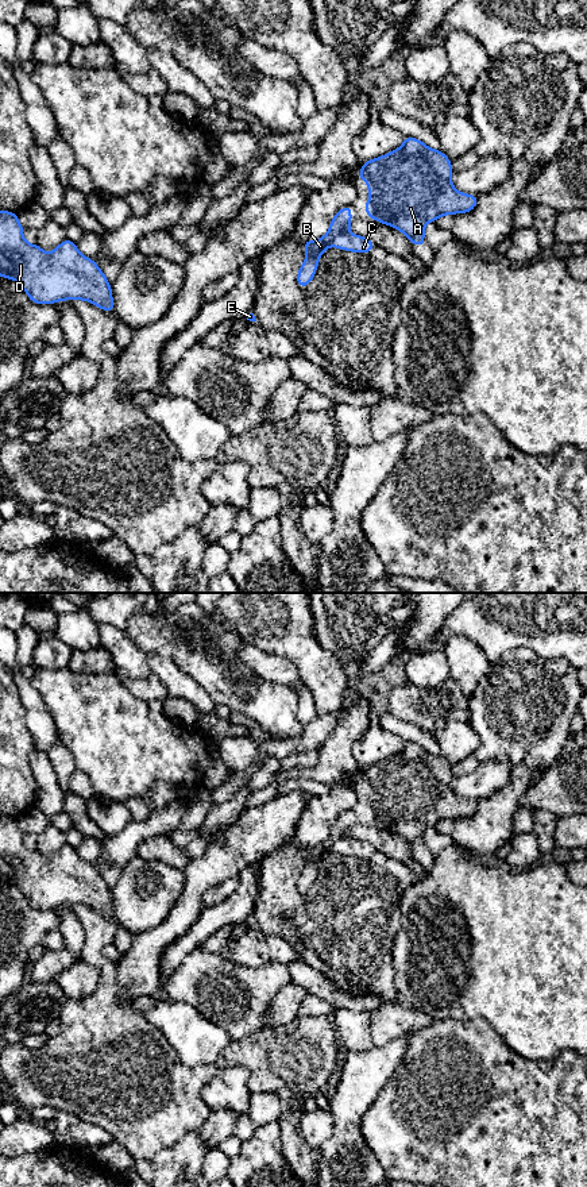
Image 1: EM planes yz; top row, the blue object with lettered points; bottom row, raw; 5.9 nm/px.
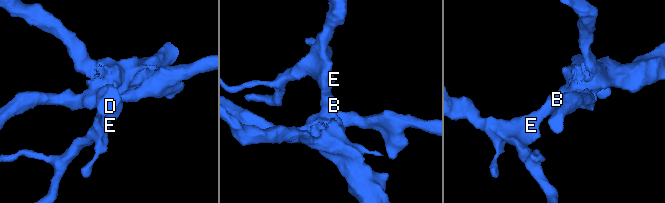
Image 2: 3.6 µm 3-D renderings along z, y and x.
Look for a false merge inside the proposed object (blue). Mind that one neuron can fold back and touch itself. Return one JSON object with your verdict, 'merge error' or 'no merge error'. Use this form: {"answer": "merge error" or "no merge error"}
{"answer": "merge error"}

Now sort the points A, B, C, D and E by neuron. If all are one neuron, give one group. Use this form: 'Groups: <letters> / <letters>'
Groups: A B D E / C

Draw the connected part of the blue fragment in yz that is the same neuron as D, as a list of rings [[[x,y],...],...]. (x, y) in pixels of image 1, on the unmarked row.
[[[0,816],[0,880],[1,882],[7,882],[9,885],[16,886],[24,894],[24,897],[30,902],[30,905],[35,909],[55,909],[61,905],[86,905],[86,906],[90,906],[92,909],[97,910],[99,913],[101,913],[105,917],[115,917],[111,890],[109,890],[107,882],[104,880],[104,878],[96,870],[94,864],[81,860],[76,848],[69,845],[67,843],[58,852],[55,852],[51,859],[46,859],[38,849],[28,849],[24,845],[23,835],[24,833],[19,828],[16,818],[8,817],[8,816]]]

